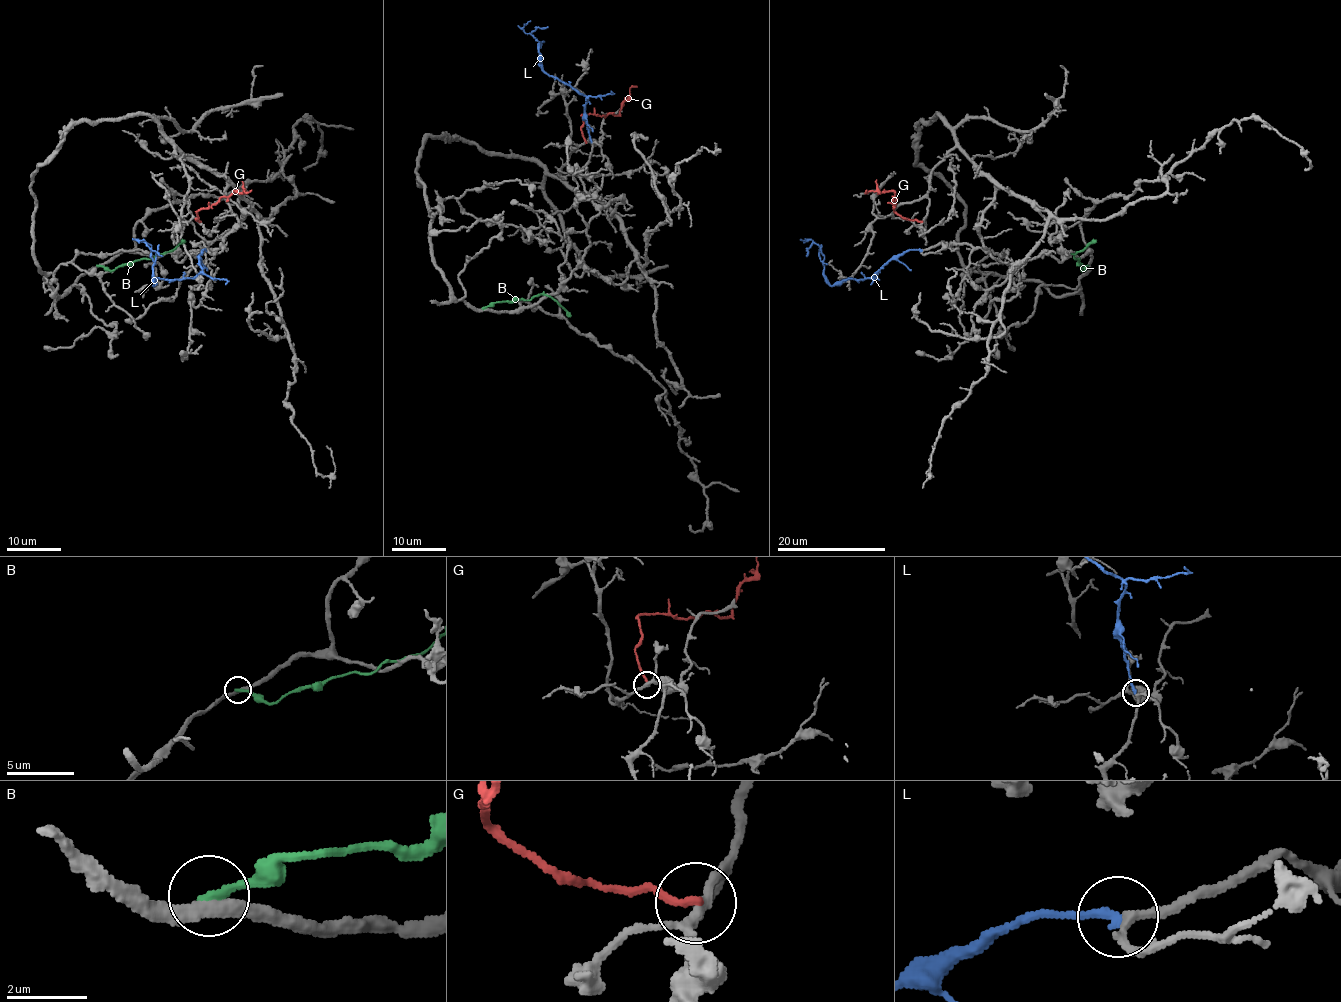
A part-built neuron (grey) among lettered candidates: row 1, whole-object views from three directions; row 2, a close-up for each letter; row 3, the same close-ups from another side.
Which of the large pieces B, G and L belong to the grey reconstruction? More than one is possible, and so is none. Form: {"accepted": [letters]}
{"accepted": ["L"]}

